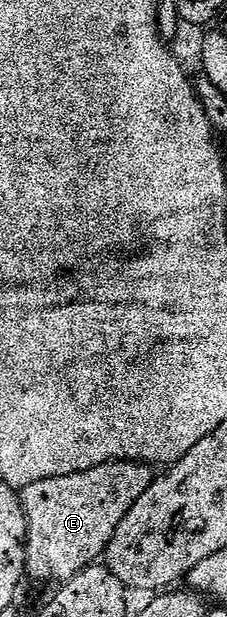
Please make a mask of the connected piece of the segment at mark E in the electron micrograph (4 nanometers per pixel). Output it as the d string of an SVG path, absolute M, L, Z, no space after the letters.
M109 461L100 467L92 467L88 471L80 471L72 475L60 475L52 479L40 479L40 483L32 483L28 487L20 490L22 498L22 506L26 512L26 522L28 523L28 531L26 532L26 571L32 578L35 577L38 581L46 579L50 581L58 581L57 583L65 583L71 581L74 576L78 574L81 569L88 565L95 564L103 556L105 549L110 542L110 539L116 527L120 525L120 519L124 519L124 515L128 515L128 511L136 503L136 499L140 499L140 495L144 495L142 485L146 485L146 471L151 466L146 463L139 463L137 461Z

